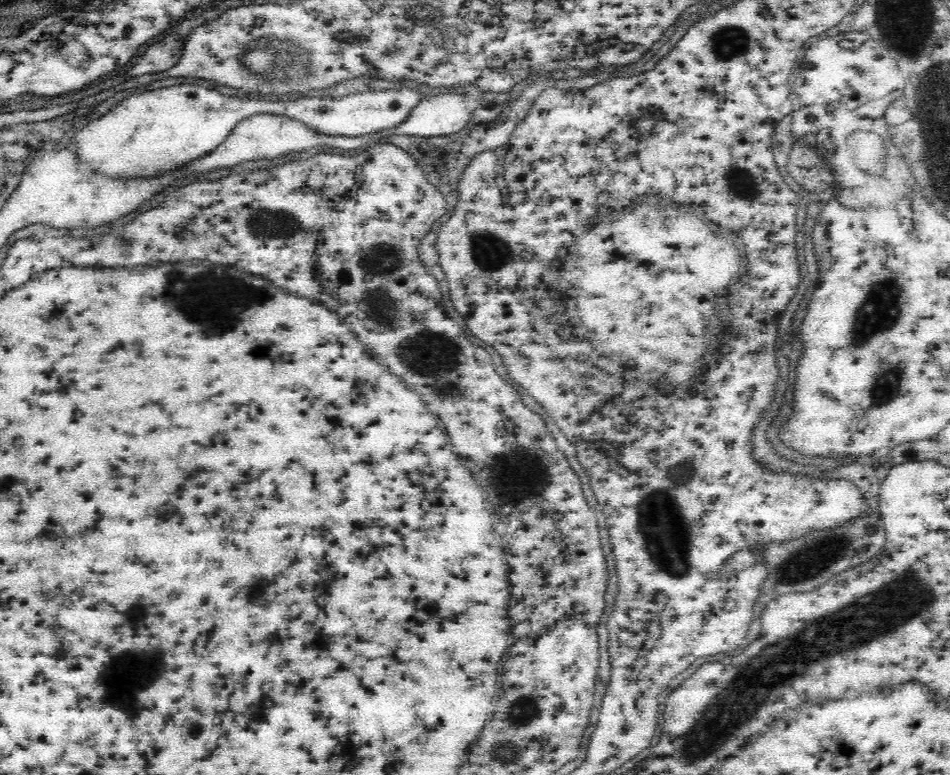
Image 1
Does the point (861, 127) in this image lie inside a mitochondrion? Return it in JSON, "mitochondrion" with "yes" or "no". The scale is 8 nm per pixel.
{"mitochondrion":"no"}

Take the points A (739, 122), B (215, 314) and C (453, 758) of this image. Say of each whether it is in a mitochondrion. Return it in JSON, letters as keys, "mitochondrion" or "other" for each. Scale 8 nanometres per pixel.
{"A":"other","B":"other","C":"other"}

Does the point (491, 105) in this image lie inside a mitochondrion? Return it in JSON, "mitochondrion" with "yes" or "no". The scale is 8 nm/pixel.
{"mitochondrion":"no"}

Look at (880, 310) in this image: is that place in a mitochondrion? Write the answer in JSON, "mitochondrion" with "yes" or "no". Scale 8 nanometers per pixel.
{"mitochondrion":"yes"}

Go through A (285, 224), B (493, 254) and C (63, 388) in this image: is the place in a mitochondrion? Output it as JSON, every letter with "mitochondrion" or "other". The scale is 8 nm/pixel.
{"A":"mitochondrion","B":"mitochondrion","C":"other"}

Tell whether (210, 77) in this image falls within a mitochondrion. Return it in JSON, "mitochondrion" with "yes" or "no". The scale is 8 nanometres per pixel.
{"mitochondrion":"no"}

